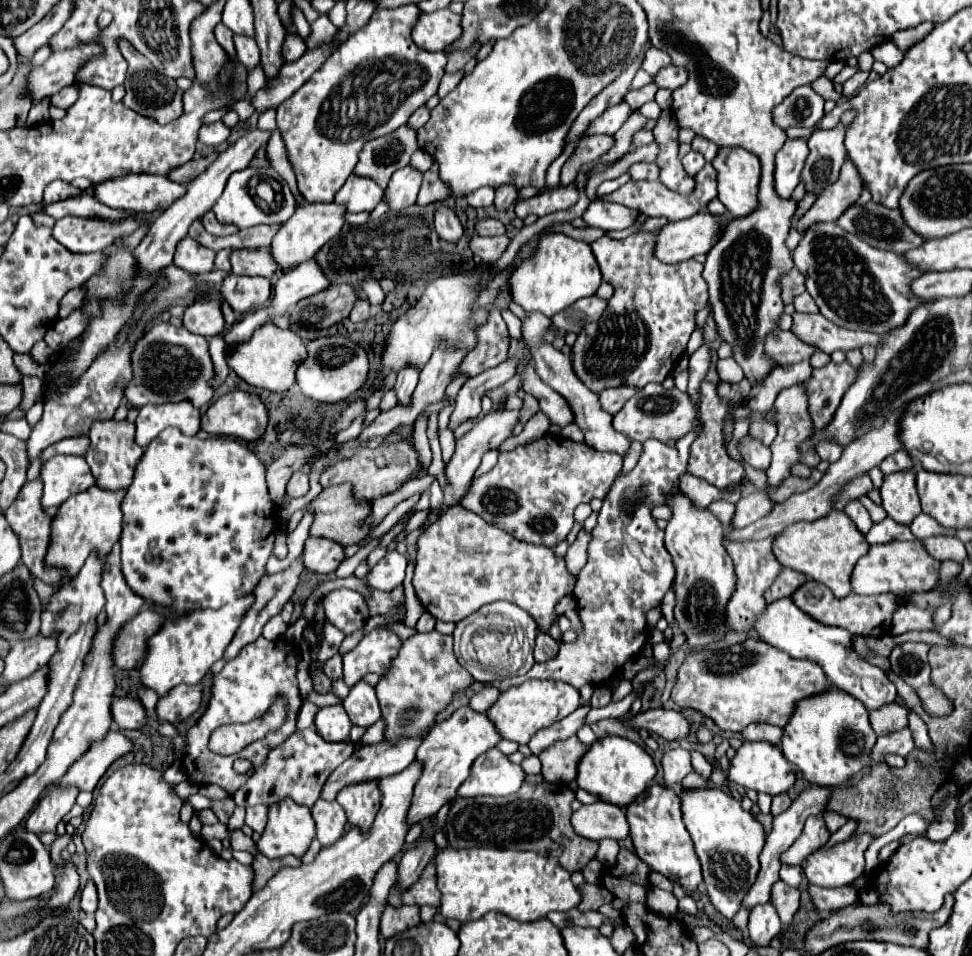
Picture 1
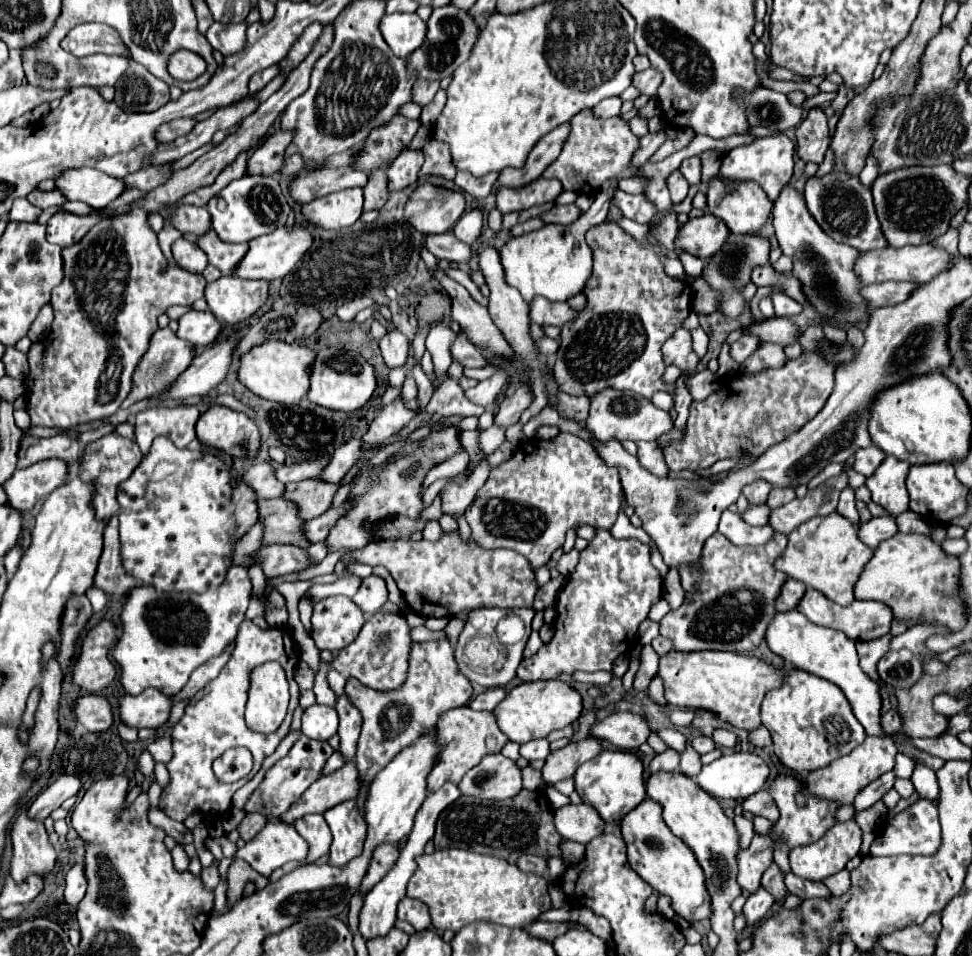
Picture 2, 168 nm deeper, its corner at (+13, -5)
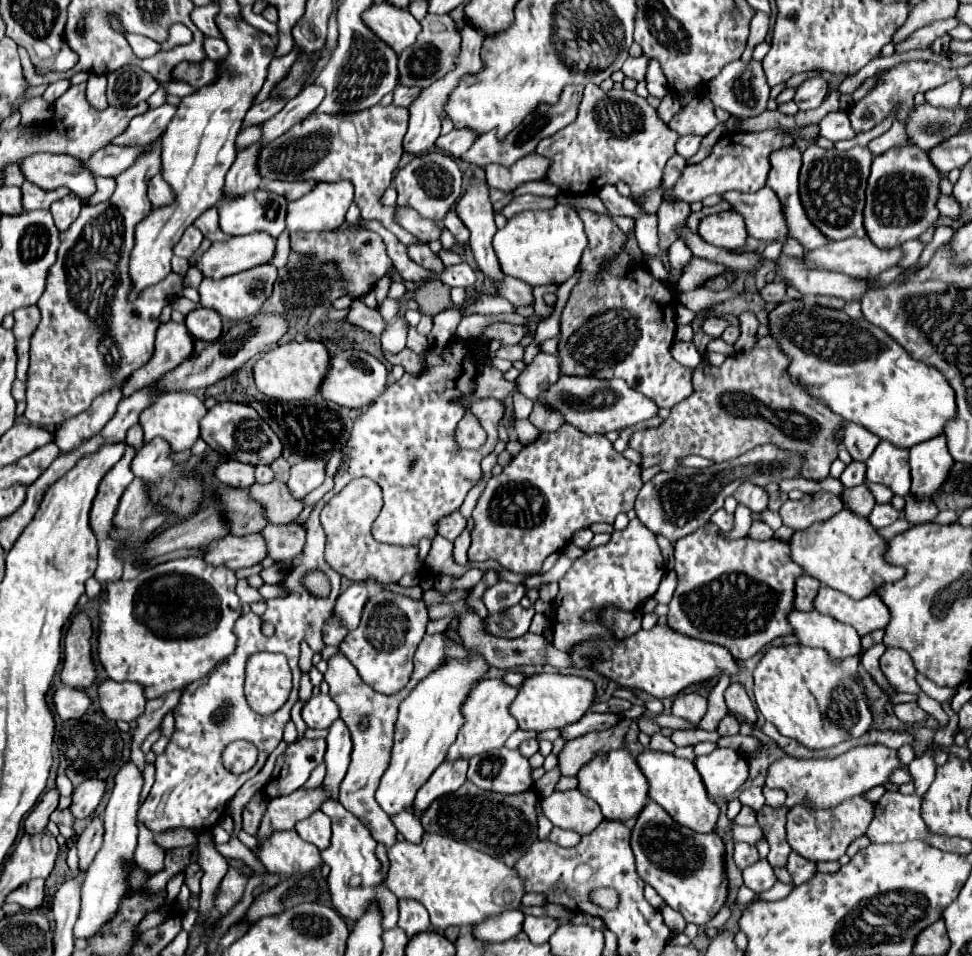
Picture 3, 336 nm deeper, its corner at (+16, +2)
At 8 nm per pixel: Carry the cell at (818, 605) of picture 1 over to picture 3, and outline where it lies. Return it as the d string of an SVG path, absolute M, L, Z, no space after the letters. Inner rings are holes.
M826 585L820 587L816 597L816 611L852 625L860 637L884 629L890 621L890 611L876 593L856 601L836 589L828 589Z

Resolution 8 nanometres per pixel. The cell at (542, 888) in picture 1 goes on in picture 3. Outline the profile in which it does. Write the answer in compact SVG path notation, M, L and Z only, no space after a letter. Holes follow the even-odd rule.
M424 833L420 843L410 843L410 841L398 841L388 849L388 861L390 869L386 875L386 887L398 897L398 899L416 899L420 901L428 913L430 913L430 923L434 929L446 931L448 927L470 927L474 923L484 921L490 915L502 913L506 909L518 909L520 899L524 895L522 879L516 875L516 871L502 861L484 855L466 843L458 843L454 839L442 837L442 835L432 835Z

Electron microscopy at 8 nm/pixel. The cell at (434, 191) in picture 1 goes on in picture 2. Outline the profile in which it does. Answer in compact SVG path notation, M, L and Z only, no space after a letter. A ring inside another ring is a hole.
M427 142L423 148L425 154L425 164L419 172L419 178L427 176L439 176L443 180L453 180L455 178L455 168L451 164L451 154L449 148L443 142Z

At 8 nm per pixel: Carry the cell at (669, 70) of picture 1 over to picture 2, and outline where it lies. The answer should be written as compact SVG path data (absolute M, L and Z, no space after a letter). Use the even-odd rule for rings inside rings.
M655 68L637 72L637 74L633 76L633 86L635 86L641 94L649 94L649 96L655 96L655 94L657 94L657 88L661 86L661 82L663 82L663 76L661 76Z

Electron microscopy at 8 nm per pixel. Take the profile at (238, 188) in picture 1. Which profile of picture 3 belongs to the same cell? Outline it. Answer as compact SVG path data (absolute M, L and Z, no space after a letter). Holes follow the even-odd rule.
M250 191L240 199L220 199L220 229L226 235L248 235L266 231L272 239L286 229L286 199L268 191Z

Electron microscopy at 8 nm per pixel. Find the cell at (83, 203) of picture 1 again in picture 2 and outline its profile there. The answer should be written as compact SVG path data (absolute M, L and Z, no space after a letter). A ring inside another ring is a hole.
M17 198L13 202L13 208L9 212L11 220L19 220L19 222L37 222L41 210L37 206L33 206L29 200L25 198Z

